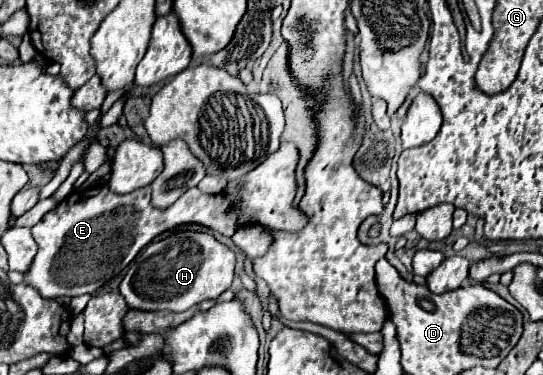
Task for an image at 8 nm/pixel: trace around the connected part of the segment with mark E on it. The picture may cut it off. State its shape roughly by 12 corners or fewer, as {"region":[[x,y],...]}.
{"region":[[298,149],[166,209],[148,187],[74,191],[32,227],[24,283],[94,293],[156,235],[200,223],[306,227]]}

